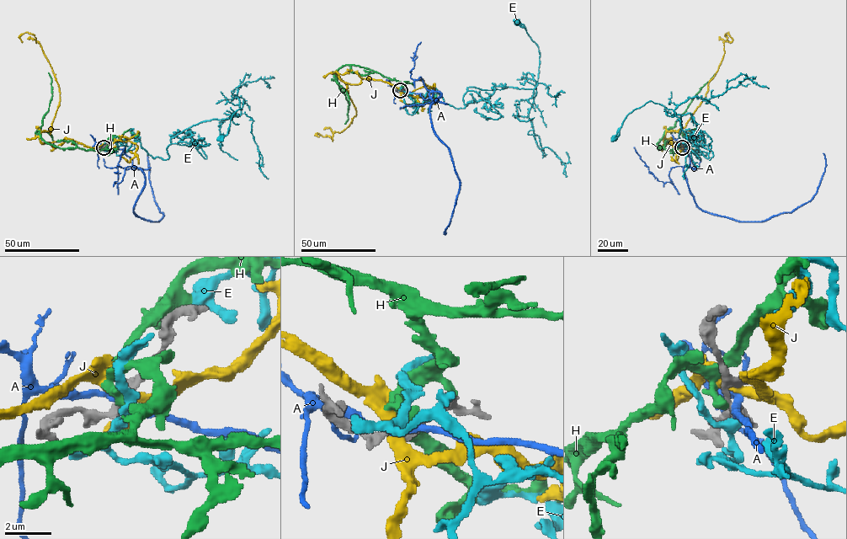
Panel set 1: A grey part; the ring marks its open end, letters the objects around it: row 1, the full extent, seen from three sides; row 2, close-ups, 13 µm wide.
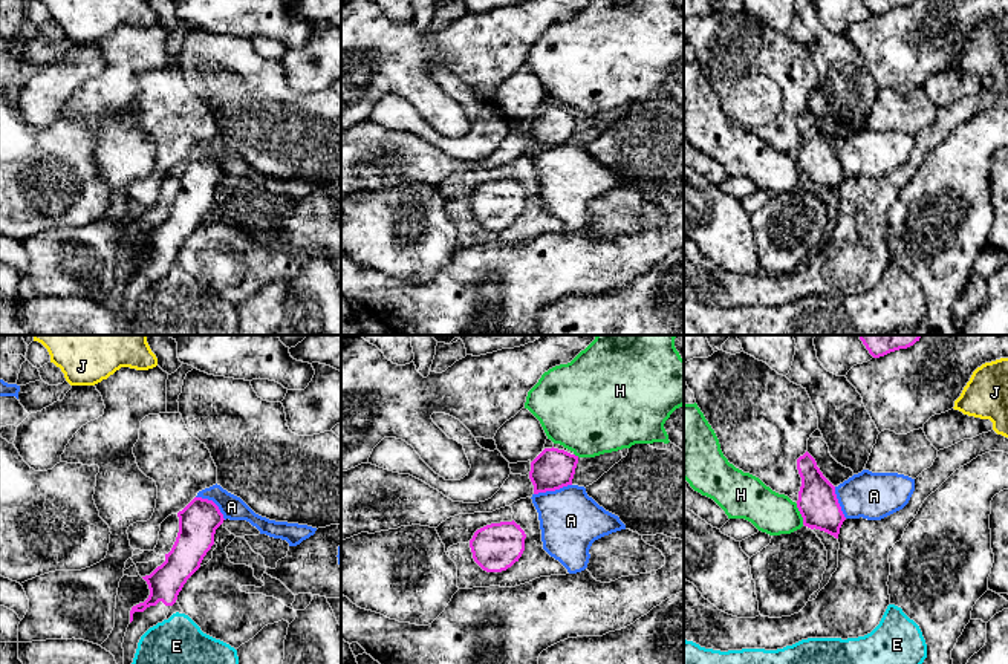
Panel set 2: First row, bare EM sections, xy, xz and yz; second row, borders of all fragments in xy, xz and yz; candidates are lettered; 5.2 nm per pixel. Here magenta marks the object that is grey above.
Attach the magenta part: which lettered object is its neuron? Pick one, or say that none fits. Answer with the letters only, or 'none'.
none

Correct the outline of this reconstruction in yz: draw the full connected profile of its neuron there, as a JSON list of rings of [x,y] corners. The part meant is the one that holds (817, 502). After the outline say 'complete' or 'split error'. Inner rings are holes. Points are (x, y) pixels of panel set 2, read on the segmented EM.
[[[808,451],[797,459],[797,470],[802,477],[797,508],[803,517],[803,525],[838,539],[846,517],[838,503],[835,487],[823,476]]]; complete

